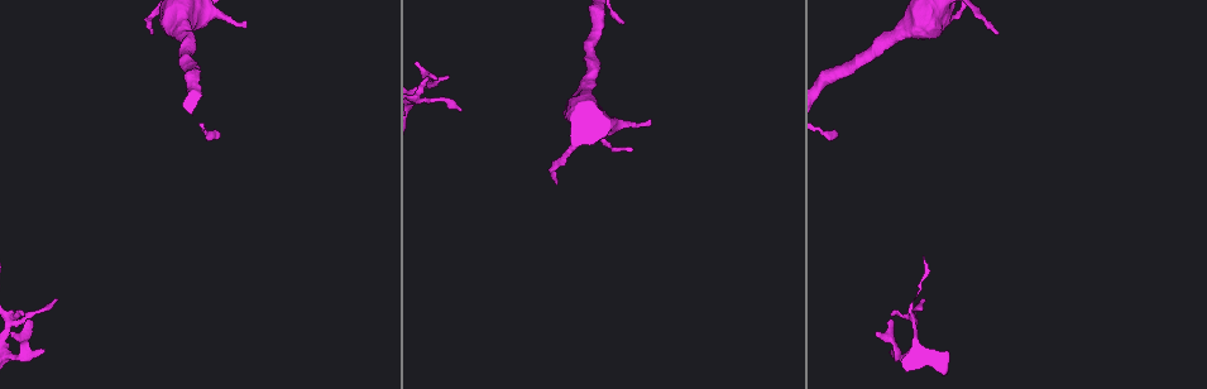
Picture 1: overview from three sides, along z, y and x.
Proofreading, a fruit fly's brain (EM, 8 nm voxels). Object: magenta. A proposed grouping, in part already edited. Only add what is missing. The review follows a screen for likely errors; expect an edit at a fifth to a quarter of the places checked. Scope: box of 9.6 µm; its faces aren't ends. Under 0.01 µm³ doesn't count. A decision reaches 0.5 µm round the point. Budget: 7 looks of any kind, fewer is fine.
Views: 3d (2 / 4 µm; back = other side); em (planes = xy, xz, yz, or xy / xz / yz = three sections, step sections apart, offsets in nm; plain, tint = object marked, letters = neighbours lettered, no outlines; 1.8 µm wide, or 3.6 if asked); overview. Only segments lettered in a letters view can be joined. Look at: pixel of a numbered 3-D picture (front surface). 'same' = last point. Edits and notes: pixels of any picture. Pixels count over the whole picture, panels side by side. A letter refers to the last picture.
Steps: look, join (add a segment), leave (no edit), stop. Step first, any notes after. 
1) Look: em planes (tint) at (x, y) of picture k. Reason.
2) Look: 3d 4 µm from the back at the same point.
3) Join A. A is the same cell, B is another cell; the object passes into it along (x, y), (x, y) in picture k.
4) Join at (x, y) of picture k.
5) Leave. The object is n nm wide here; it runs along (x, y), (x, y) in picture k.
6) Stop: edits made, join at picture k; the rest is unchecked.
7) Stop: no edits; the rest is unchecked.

Look: 3d 2 µm at (558, 183) of picture 1. Tapers out.

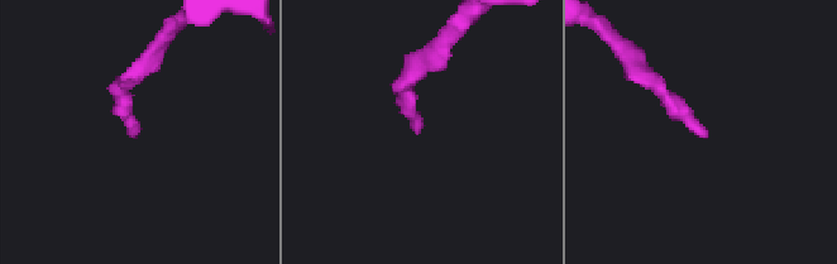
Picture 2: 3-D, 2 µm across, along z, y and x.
Look: em 3.6 µm planes (plain) at (702, 137) of picture 2. Need the tissue.

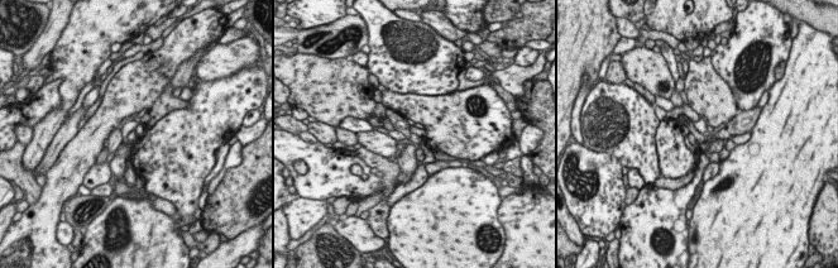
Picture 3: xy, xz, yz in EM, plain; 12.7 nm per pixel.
Look: em 3.6 µm planes (letters) at the same point. See the neighbours.

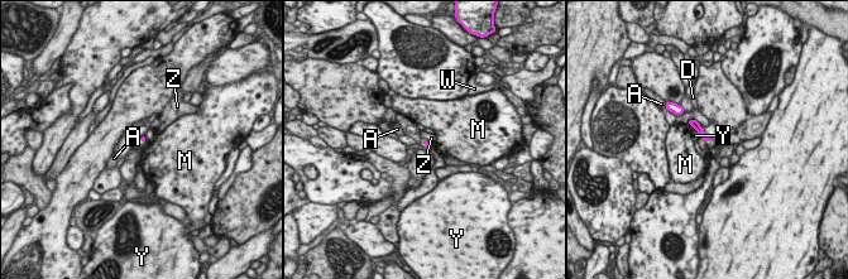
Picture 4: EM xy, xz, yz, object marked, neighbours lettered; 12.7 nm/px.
Leave. A, D, M, W, Y and Z are other cells; no lettered segment goes on from it.

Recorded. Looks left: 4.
Look: em planes (letters) at (650, 121) of picture 1. An open end.

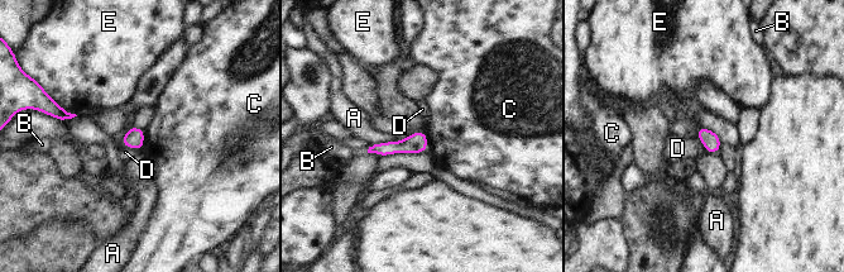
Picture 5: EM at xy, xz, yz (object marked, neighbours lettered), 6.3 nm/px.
Leave. A, B, C, D and E are other cells; none of them fits.

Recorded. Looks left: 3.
Look: 3d 4 µm at (889, 352) of picture 1. Branch stops here.

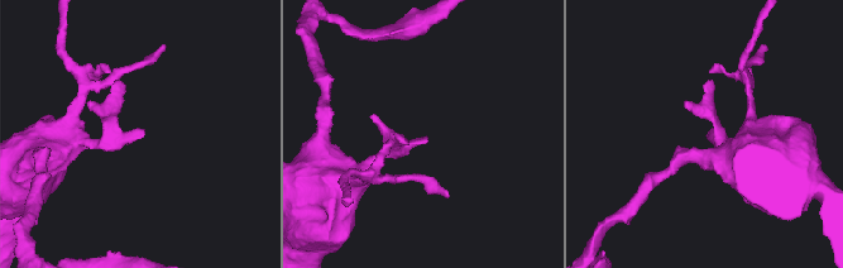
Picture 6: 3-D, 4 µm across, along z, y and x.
Look: em planes (letters) at (709, 133) of picture 6.

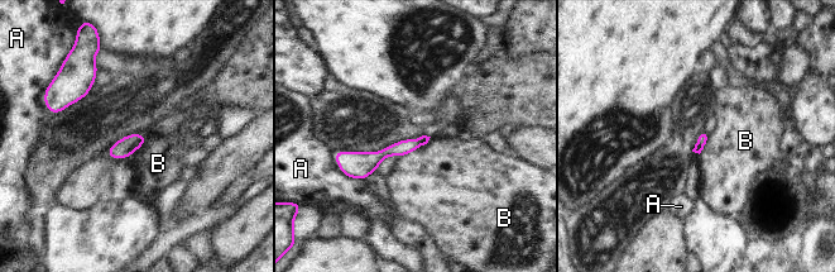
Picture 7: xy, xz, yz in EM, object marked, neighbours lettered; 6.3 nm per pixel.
Leave. The longest contact is with A, 260 nm; A and B are other cells; it runs along (425, 139), (375, 158), (341, 154) in picture 7; no lettered segment goes on from it.

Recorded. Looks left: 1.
Stop: no edits; the rest is unchecked.

